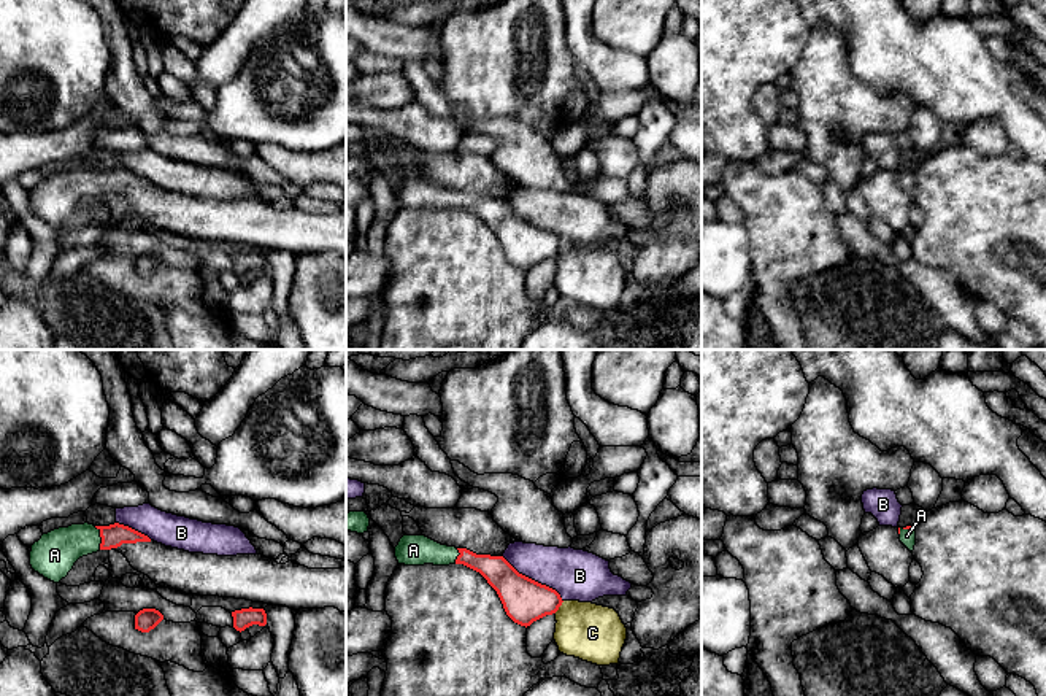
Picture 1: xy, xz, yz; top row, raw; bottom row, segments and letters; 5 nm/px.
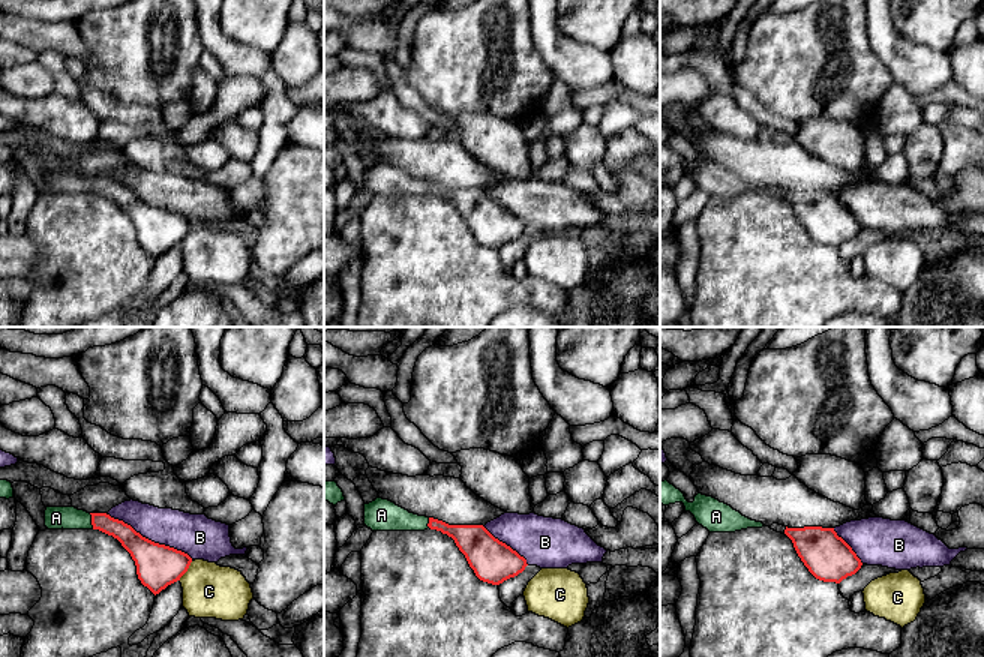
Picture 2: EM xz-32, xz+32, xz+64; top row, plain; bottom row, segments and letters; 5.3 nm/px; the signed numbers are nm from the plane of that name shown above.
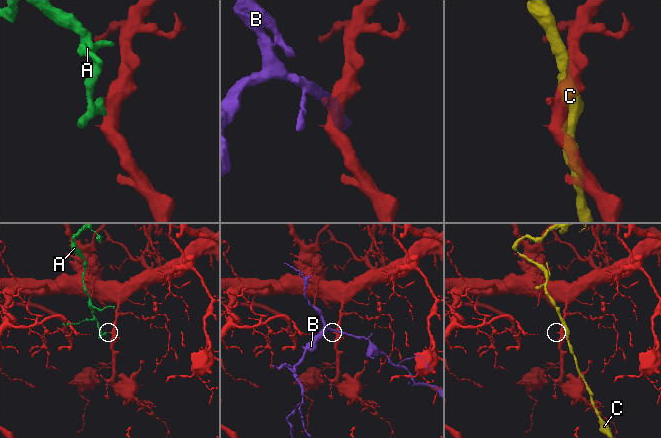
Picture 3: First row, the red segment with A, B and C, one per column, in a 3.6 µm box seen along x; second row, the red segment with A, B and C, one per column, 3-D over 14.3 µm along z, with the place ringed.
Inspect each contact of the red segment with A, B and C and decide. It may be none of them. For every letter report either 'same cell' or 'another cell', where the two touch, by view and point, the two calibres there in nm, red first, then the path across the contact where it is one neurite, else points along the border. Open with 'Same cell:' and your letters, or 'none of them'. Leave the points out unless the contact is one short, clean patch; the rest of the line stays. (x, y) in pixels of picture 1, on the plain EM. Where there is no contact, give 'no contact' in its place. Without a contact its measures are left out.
Same cell: A
A: same cell; meets red in xy at (100, 180); 120 nm thick on the red side, 220 nm on the other; runs through xy (113, 180), (100, 180), (75, 185), (54, 197)
B: another cell; meets red in xz at (534, 224); 220 nm thick on the red side, 260 nm on the other
C: another cell; meets red in xz at (559, 250); 220 nm thick on the red side, 300 nm on the other

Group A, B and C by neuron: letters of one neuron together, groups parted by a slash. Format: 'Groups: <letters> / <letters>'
Groups: A / B / C

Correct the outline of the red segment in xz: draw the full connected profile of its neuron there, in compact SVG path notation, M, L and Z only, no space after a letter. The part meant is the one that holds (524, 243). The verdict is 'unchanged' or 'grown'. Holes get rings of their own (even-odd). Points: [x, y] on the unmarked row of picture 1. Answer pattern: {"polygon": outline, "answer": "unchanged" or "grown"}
{"polygon": "M403 180L395 191L398 208L463 208L479 216L497 235L506 259L521 270L552 259L562 249L560 238L522 218L503 200L476 199L467 192L441 189L425 180Z", "answer": "grown"}

